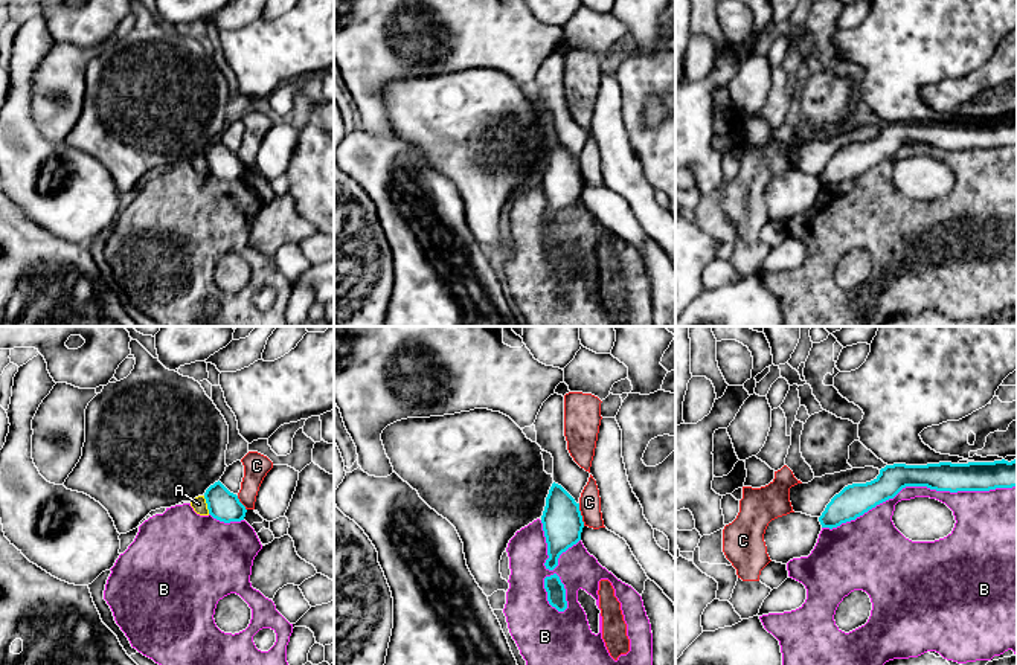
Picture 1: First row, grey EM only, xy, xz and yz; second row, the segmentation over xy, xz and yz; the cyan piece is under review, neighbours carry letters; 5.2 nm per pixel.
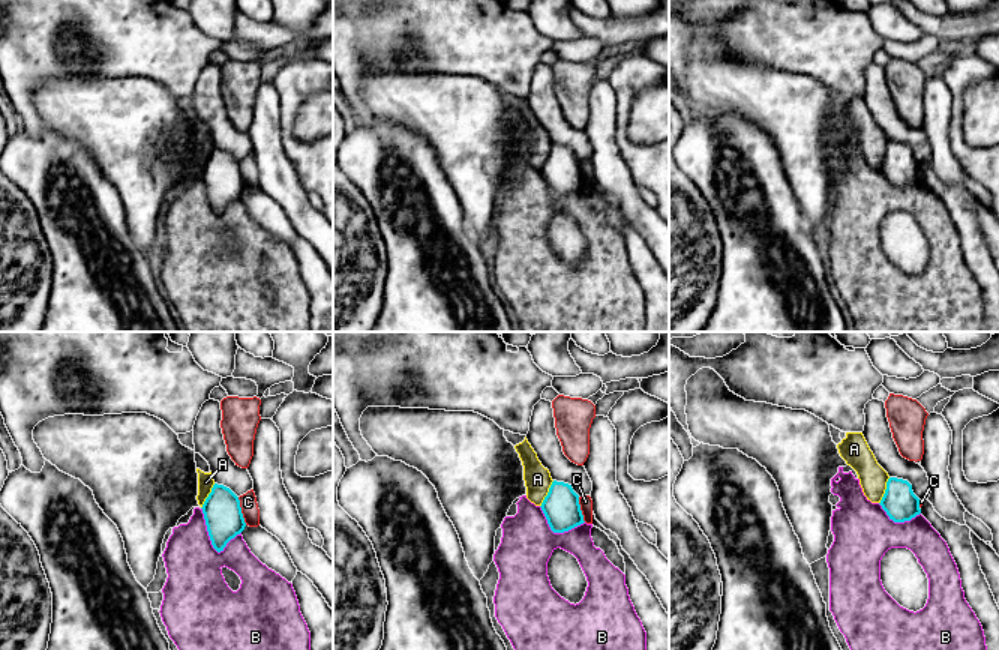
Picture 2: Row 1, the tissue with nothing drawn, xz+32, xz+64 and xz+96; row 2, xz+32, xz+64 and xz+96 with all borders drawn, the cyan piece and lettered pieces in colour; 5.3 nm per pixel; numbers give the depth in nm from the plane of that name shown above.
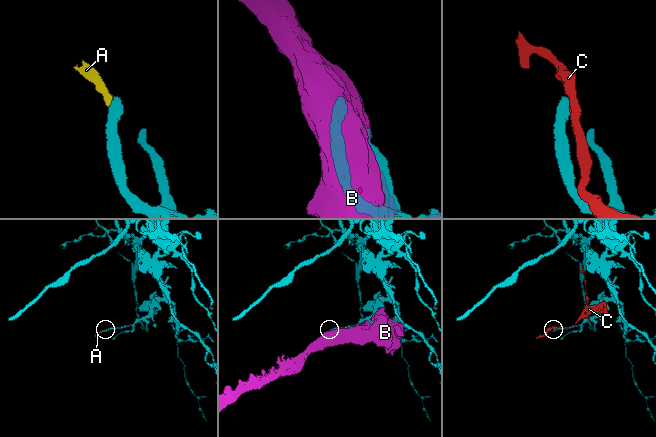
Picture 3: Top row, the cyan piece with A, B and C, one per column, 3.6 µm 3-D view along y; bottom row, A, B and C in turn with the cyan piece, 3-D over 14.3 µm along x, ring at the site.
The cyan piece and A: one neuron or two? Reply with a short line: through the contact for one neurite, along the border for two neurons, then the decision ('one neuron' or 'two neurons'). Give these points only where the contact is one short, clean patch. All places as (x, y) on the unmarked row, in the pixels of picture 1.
xy (203, 154), (209, 171) | two neurons

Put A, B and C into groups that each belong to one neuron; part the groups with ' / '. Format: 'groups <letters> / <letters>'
groups A C / B

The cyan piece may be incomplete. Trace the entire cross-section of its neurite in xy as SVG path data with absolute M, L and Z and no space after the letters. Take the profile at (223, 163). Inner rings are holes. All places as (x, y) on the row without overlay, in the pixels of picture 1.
M220 139L206 148L204 157L209 172L220 180L241 180L245 175L245 165Z

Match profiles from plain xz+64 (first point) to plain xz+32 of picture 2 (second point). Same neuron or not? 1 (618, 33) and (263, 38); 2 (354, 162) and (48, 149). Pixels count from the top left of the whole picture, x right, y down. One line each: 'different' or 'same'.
1: same
2: same

